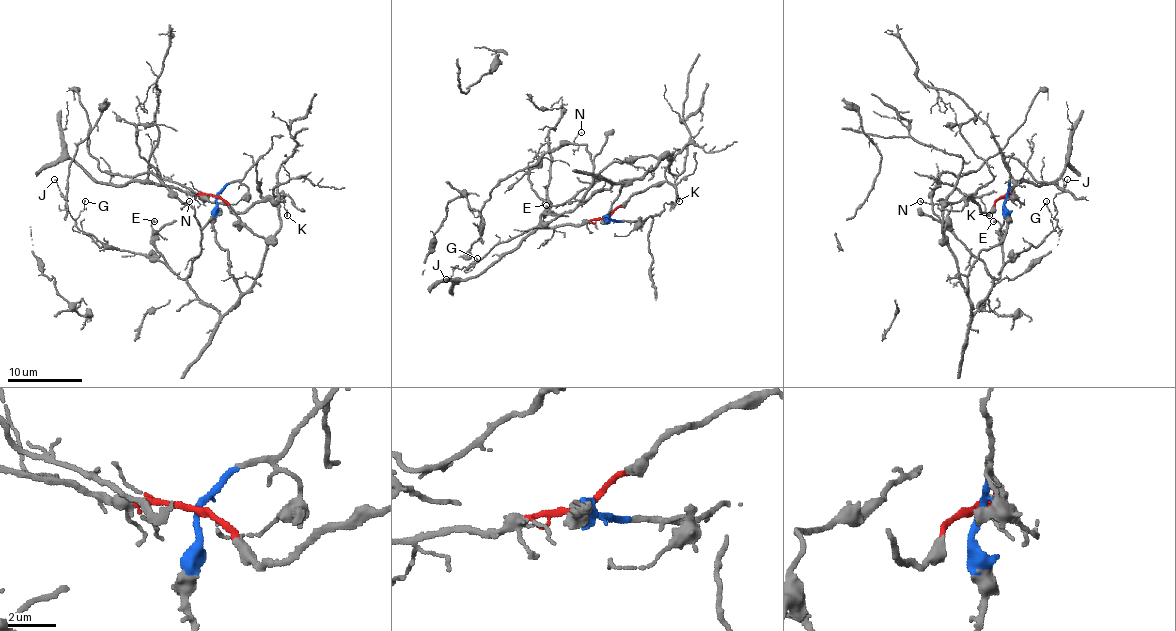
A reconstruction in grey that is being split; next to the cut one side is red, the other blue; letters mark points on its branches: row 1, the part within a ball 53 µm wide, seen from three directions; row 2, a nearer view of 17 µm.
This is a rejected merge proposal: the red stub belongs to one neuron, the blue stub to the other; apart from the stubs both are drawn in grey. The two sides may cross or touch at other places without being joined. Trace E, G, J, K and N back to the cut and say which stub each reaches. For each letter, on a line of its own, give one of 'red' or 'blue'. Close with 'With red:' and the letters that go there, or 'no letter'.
E: blue
G: blue
J: blue
K: red
N: blue
With red: K

